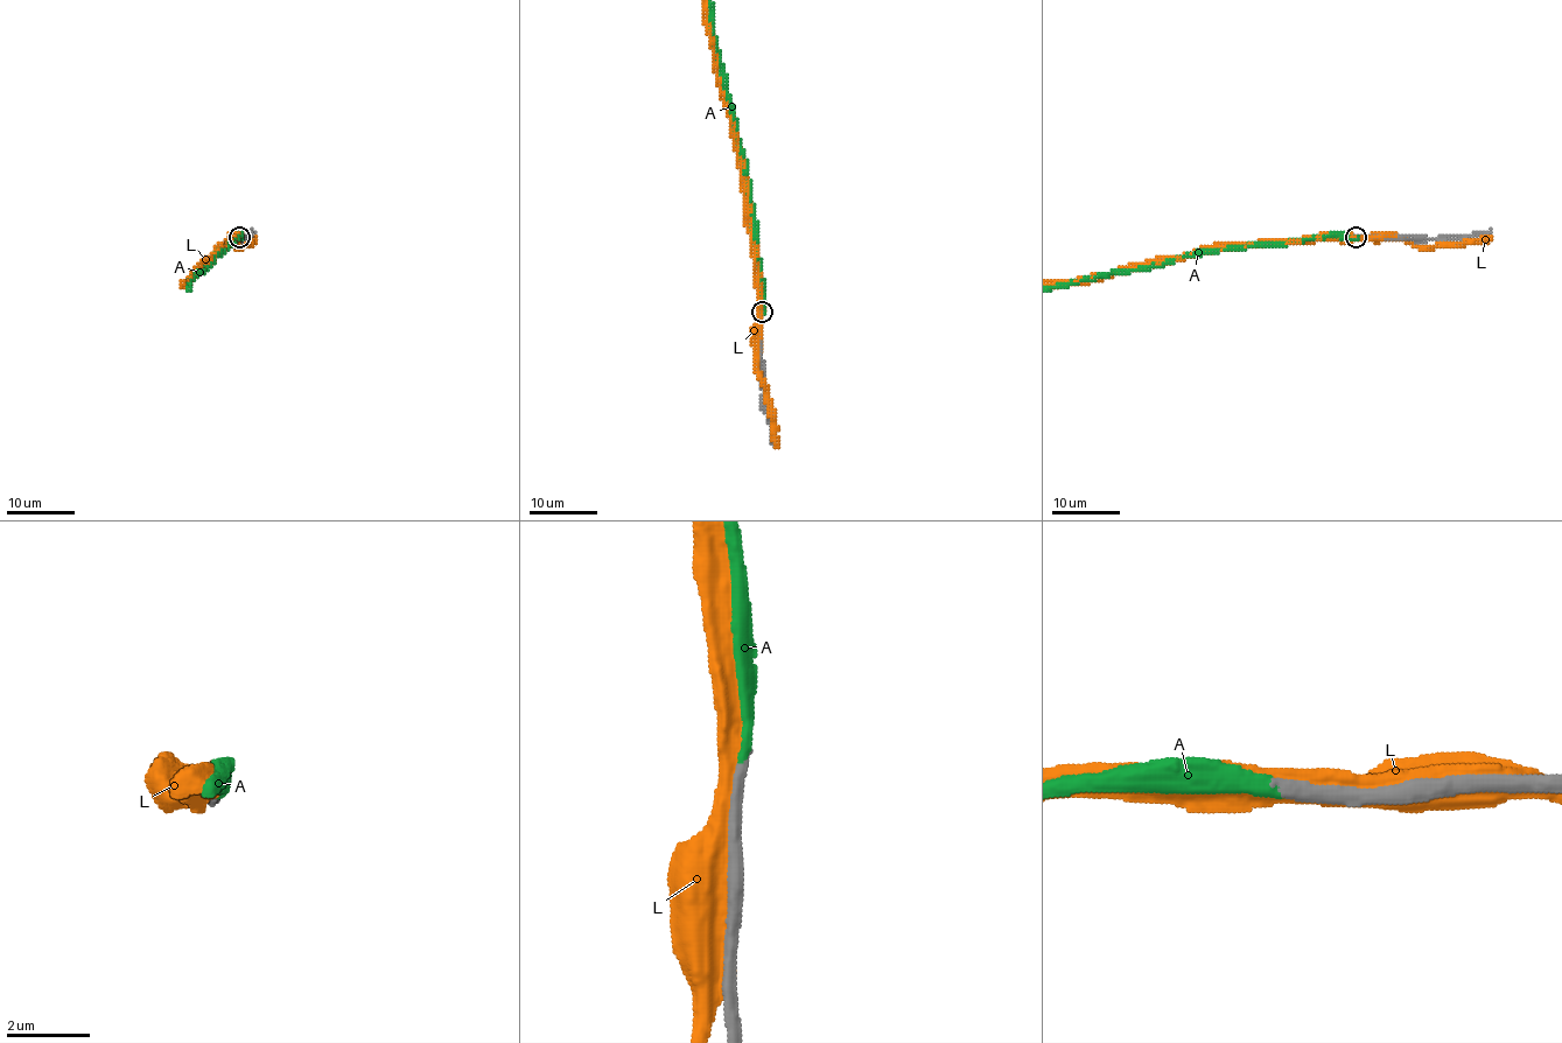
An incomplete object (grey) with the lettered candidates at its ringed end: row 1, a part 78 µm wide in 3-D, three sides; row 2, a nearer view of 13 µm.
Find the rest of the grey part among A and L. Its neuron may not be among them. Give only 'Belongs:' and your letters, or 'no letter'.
Belongs: A

